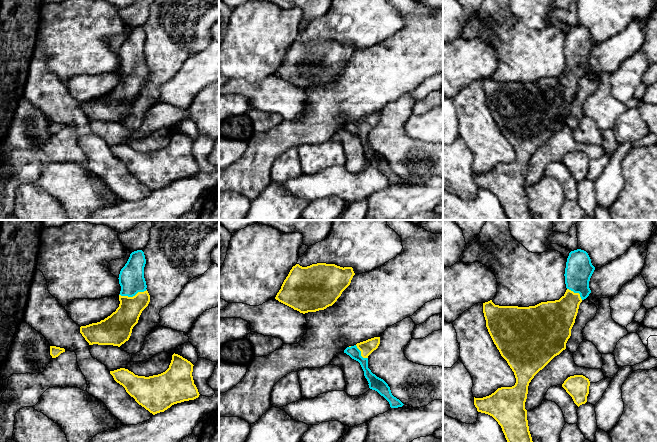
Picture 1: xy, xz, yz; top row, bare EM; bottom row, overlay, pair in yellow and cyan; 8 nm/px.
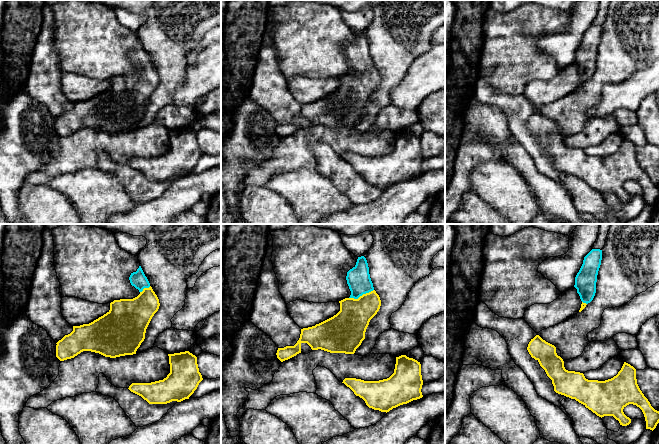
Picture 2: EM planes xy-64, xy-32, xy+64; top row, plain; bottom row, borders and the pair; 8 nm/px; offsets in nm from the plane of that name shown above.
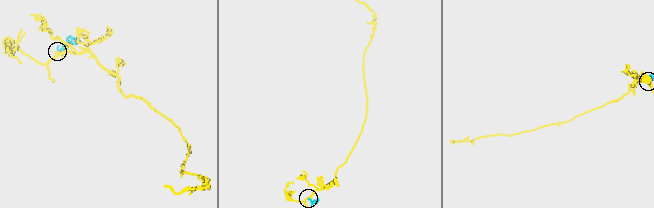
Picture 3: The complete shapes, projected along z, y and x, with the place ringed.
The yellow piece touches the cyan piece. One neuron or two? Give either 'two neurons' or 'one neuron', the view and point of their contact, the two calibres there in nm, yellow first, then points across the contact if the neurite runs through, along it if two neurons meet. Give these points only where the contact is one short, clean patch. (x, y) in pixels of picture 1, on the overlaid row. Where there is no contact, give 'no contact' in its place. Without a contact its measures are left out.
one neuron; contact xy (133, 296); calibres 220 and 200 nm; way xy (120, 323), (130, 309), (133, 296), (131, 278)

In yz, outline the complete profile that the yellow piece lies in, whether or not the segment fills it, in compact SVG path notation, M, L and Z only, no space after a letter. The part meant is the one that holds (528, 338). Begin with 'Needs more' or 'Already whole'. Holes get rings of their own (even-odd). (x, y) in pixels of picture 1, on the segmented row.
Needs more. M577 249L571 251L567 258L564 274L567 290L559 300L529 307L499 306L492 300L483 303L488 332L501 356L514 372L516 383L512 387L498 388L486 397L474 397L474 405L478 412L488 414L498 422L507 442L533 442L525 409L529 383L555 356L566 349L579 305L591 293L589 281L594 270L588 253Z

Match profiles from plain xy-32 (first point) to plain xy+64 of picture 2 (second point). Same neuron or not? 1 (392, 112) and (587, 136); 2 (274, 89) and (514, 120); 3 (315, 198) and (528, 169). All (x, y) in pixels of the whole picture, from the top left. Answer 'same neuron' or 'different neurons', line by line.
1: same neuron
2: same neuron
3: different neurons

